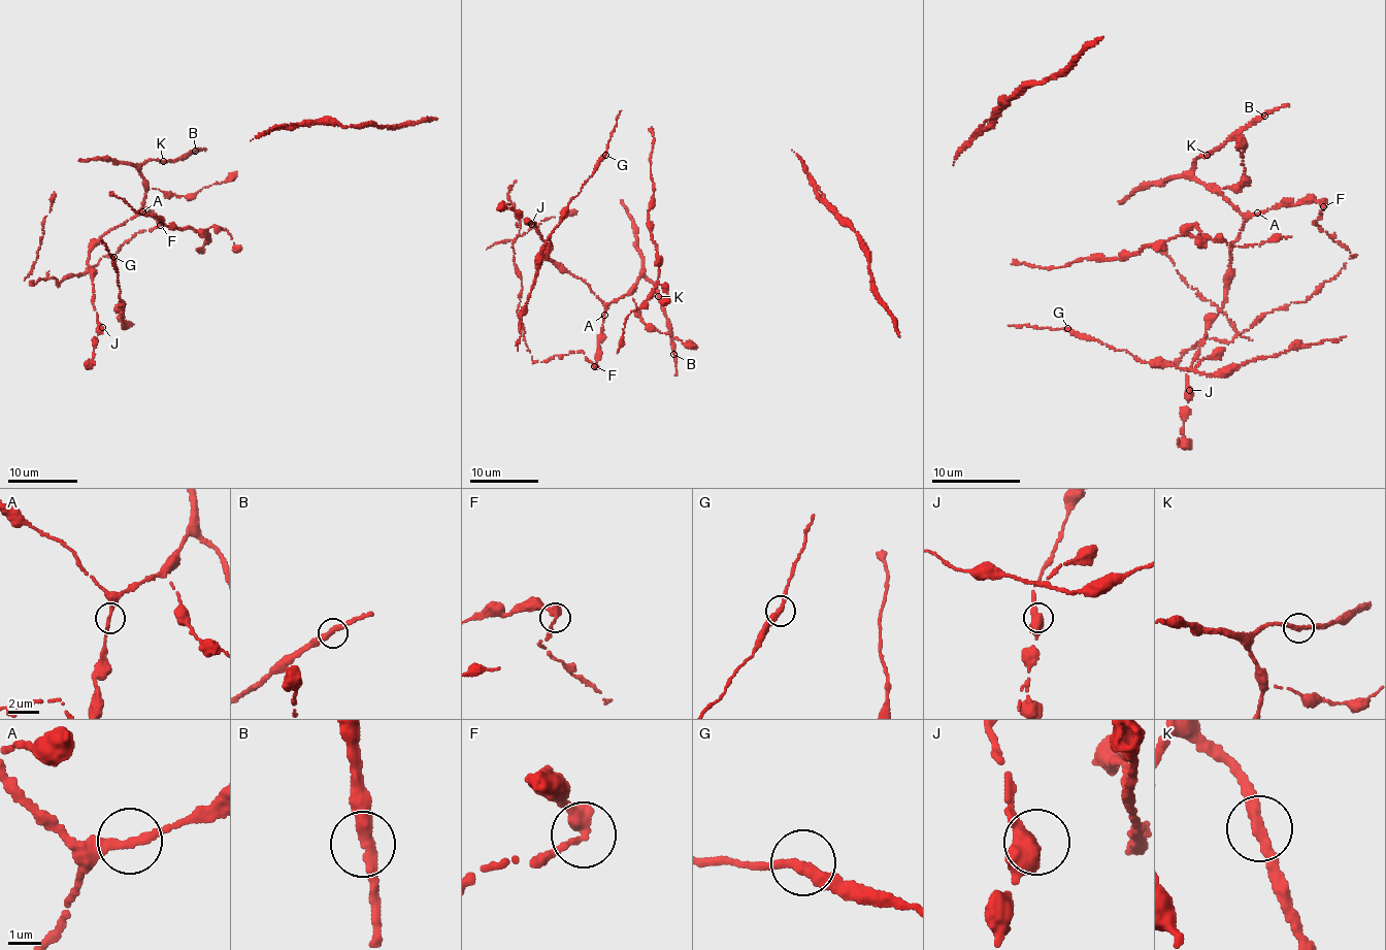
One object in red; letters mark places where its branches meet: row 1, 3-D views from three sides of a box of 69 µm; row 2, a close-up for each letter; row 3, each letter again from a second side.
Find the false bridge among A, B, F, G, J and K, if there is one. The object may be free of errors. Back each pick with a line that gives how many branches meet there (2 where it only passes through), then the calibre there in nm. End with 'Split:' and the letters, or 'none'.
F: branches 2; calibre 360 nm
Split: F

